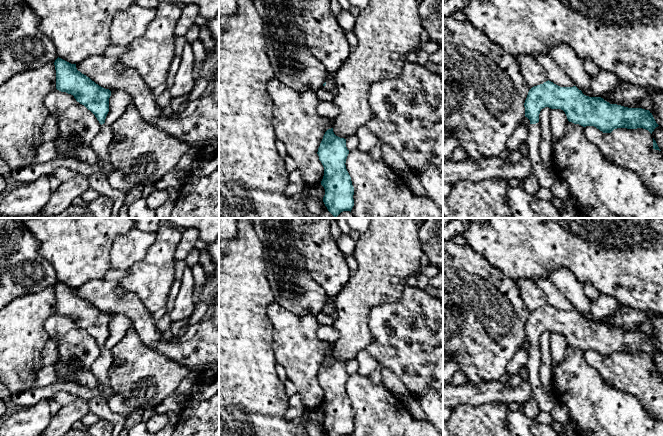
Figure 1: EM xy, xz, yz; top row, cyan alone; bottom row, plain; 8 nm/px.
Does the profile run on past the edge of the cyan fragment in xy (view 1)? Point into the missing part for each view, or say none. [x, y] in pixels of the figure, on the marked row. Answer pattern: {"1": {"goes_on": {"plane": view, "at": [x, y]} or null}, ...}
{"1": {"goes_on": {"plane": "xy", "at": [100, 144]}}}

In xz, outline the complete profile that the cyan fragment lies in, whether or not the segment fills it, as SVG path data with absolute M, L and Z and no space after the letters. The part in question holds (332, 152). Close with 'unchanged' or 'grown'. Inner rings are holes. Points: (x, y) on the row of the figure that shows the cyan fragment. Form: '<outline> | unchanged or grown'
M333 128L328 129L317 154L324 167L321 185L325 189L325 206L334 217L343 211L351 212L354 206L354 187L345 165L349 154L346 139L336 136Z | unchanged

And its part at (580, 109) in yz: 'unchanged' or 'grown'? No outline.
grown

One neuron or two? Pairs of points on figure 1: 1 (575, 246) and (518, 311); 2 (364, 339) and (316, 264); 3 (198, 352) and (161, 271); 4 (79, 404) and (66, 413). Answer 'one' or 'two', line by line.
1: two
2: two
3: two
4: one

